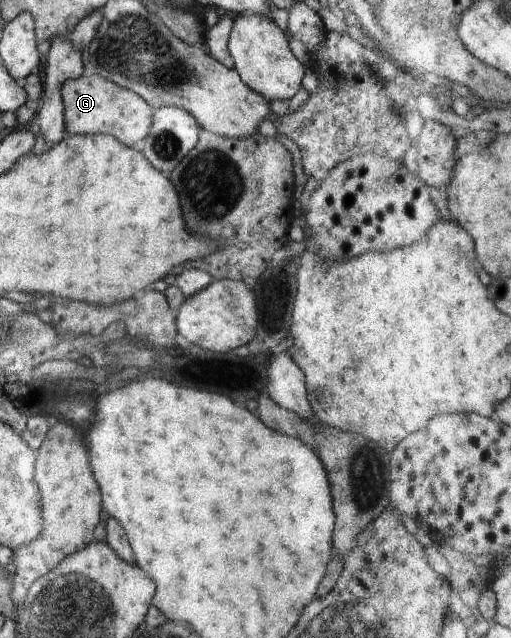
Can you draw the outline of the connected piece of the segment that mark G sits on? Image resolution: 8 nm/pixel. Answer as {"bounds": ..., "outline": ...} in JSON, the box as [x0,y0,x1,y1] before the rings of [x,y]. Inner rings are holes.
{"bounds":[61,71,153,147],"outline":[[[86,71],[78,79],[68,80],[62,84],[61,94],[64,104],[66,130],[70,135],[110,134],[120,143],[132,147],[136,141],[142,141],[150,131],[153,122],[153,109],[134,91],[120,87],[100,75]]]}

